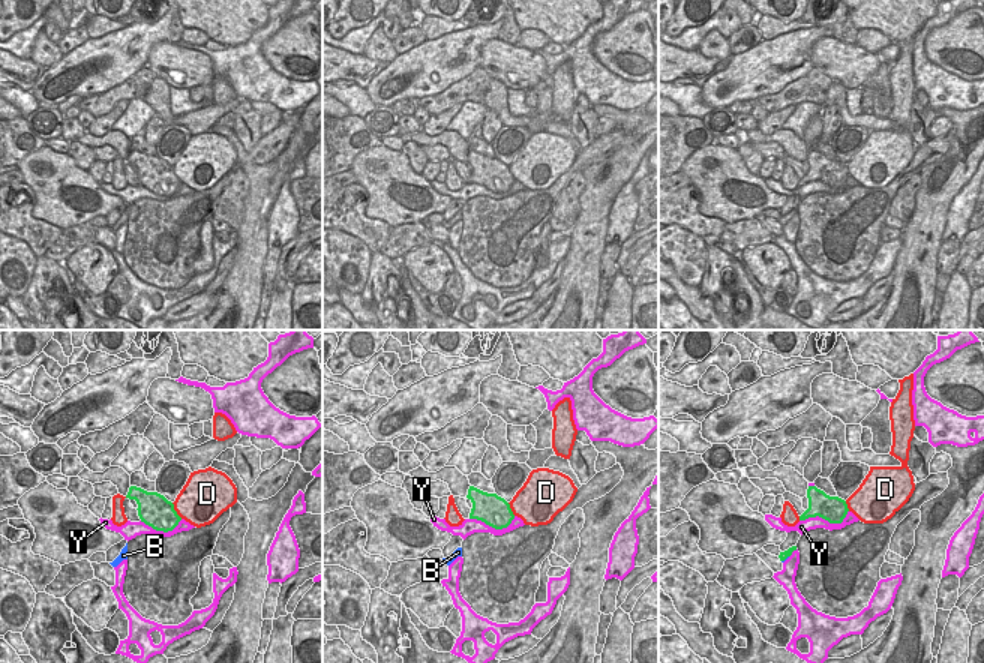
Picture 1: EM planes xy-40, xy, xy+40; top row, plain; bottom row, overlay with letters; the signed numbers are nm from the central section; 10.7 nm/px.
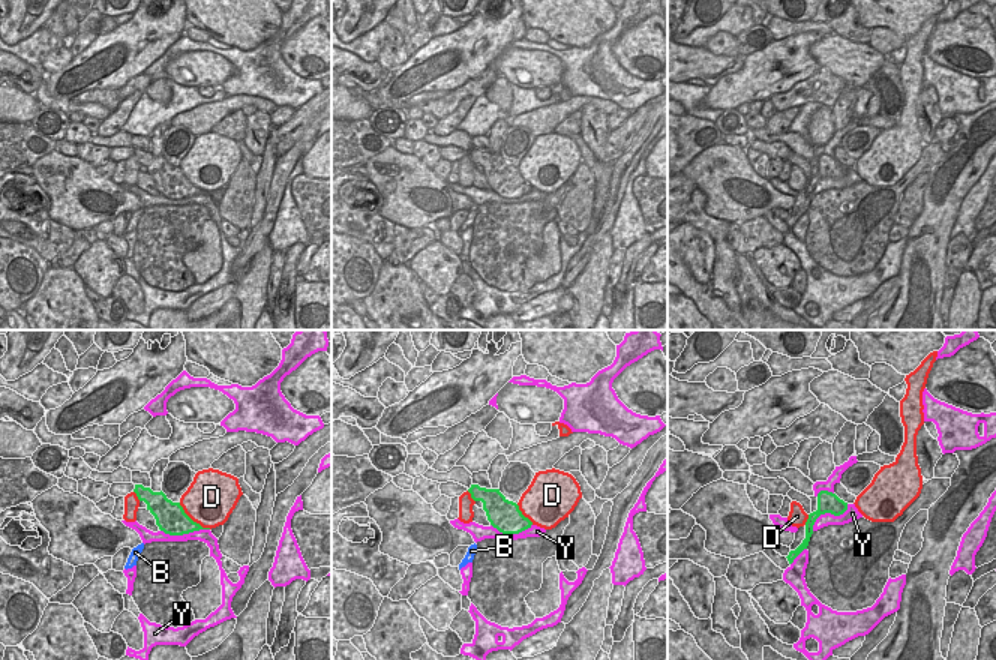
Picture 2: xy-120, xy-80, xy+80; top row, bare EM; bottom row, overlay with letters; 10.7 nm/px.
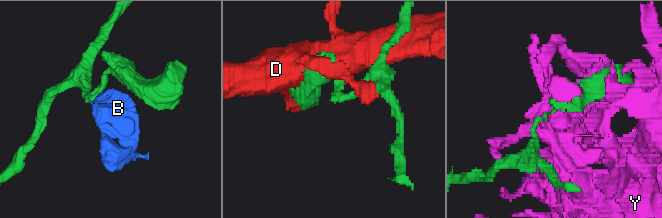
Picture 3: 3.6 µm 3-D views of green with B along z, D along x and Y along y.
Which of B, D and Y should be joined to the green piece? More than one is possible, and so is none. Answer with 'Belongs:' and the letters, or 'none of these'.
Belongs: none of these

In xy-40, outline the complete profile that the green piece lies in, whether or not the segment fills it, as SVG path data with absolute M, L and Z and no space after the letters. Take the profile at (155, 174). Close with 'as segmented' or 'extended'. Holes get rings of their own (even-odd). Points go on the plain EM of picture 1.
M130 150L126 162L136 165L141 186L156 195L172 195L182 184L174 174L174 168L158 156L147 156L141 152Z | as segmented

